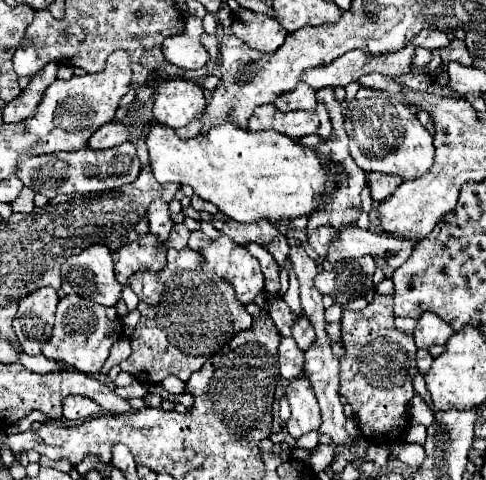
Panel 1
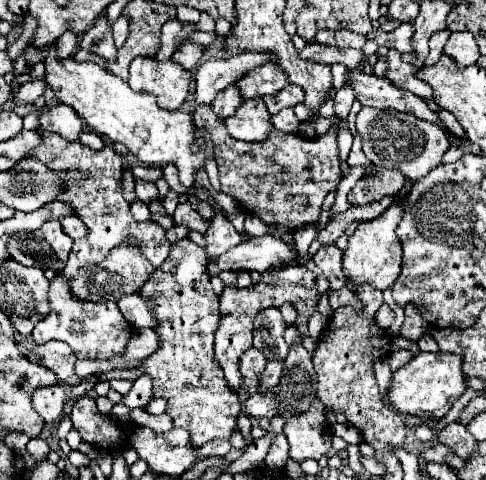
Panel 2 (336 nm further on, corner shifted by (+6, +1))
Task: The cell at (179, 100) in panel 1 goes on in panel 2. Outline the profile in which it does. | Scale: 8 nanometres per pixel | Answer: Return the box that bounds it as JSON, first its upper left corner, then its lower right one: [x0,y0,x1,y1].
[130,57,190,111]

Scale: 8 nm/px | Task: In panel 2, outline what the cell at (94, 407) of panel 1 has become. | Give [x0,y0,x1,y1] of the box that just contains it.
[32,385,66,423]

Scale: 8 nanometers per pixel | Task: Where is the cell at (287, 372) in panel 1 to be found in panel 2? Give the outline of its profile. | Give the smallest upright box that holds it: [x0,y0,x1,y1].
[240,347,268,381]

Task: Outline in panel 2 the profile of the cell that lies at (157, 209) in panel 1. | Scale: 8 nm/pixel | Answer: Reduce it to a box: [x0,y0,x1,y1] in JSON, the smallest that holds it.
[136,181,158,205]

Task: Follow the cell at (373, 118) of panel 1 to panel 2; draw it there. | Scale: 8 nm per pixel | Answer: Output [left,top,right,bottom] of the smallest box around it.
[354,107,450,181]

